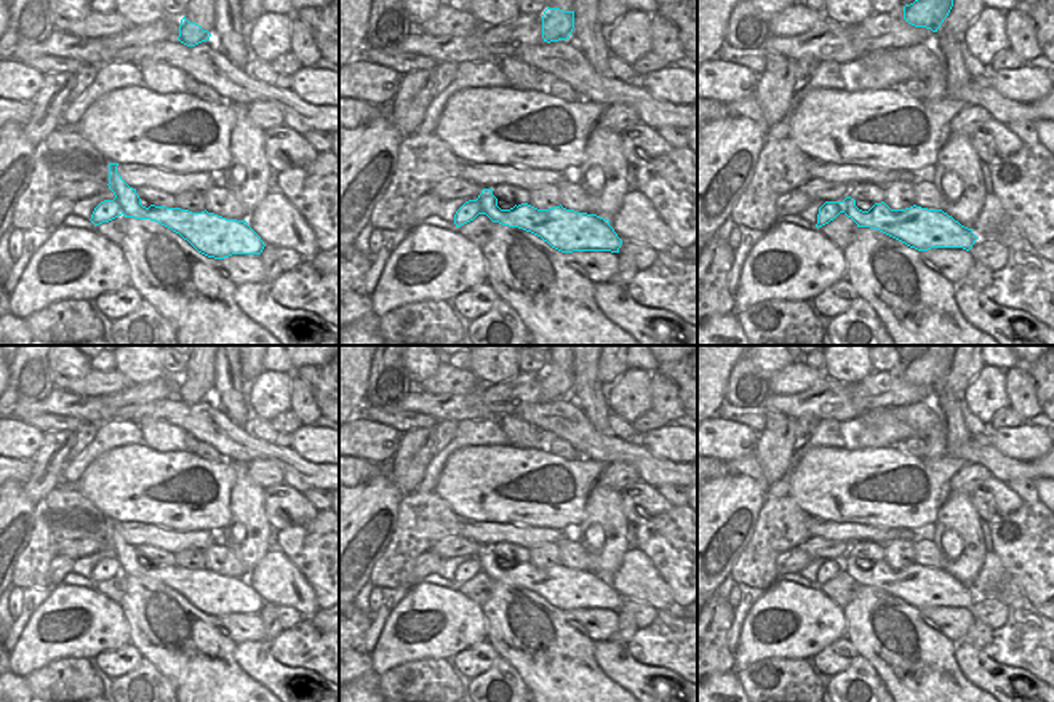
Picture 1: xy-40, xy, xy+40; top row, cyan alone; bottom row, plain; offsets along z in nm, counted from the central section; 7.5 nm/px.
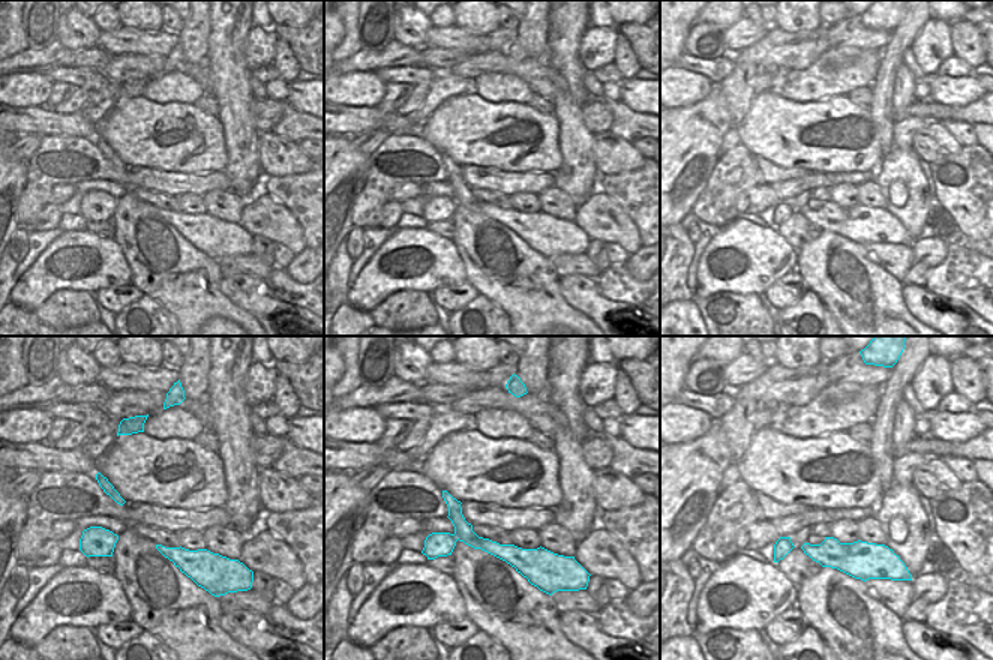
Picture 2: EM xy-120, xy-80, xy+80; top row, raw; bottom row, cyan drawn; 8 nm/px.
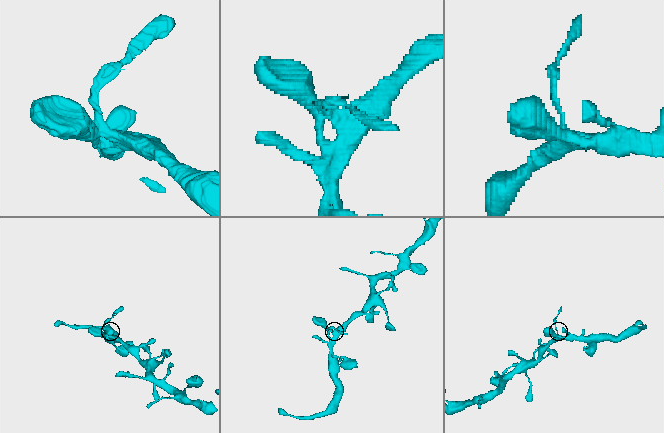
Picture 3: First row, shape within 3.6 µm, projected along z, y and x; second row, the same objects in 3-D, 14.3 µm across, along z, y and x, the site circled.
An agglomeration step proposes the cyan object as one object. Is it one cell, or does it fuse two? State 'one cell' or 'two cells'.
two cells

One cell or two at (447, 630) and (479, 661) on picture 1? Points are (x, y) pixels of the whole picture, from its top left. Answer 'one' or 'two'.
two

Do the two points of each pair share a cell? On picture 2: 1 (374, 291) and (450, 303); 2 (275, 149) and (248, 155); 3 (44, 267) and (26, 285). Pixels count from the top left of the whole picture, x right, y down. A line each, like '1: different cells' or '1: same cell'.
1: different cells
2: different cells
3: same cell

